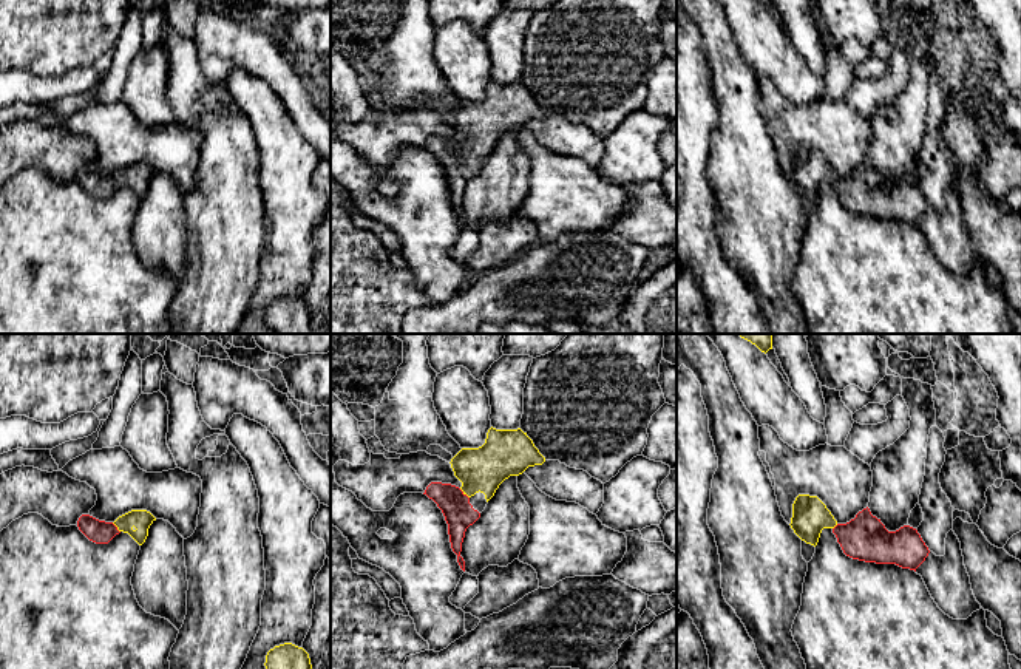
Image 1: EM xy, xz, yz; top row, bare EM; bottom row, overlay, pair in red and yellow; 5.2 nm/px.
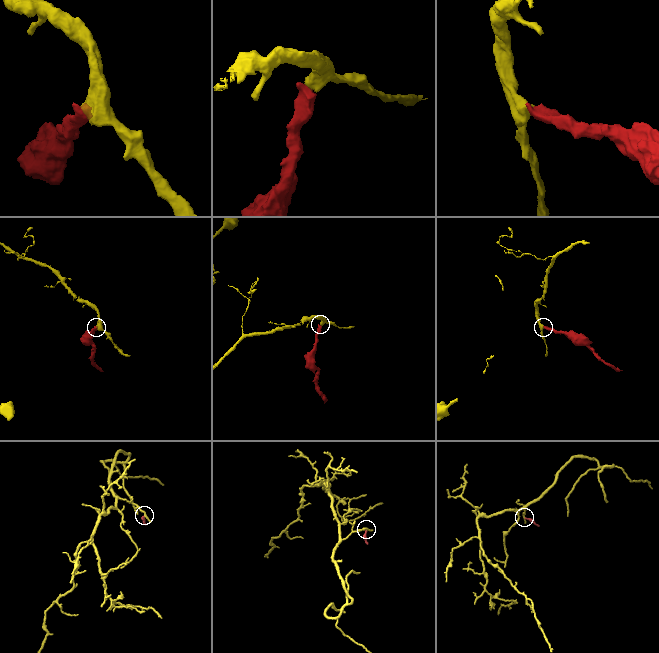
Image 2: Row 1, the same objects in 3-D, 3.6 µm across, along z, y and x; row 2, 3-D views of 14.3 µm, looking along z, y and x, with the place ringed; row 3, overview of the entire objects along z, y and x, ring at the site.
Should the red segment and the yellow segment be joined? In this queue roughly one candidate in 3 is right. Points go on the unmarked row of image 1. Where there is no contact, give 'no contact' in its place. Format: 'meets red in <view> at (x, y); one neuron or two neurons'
meets red in xz at (462, 147); one neuron

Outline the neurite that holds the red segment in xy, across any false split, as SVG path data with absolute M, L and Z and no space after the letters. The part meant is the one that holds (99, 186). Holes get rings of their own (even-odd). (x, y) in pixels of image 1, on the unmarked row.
M131 164L119 170L114 176L105 176L90 168L82 168L77 175L77 181L96 198L108 198L116 188L124 185L142 199L148 190L148 182L154 175L156 171L147 164Z

